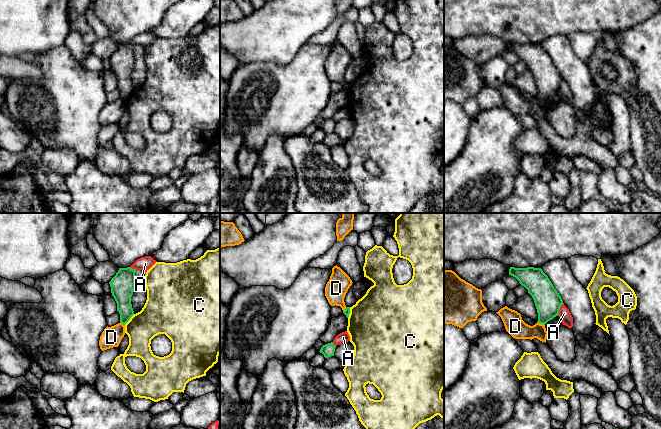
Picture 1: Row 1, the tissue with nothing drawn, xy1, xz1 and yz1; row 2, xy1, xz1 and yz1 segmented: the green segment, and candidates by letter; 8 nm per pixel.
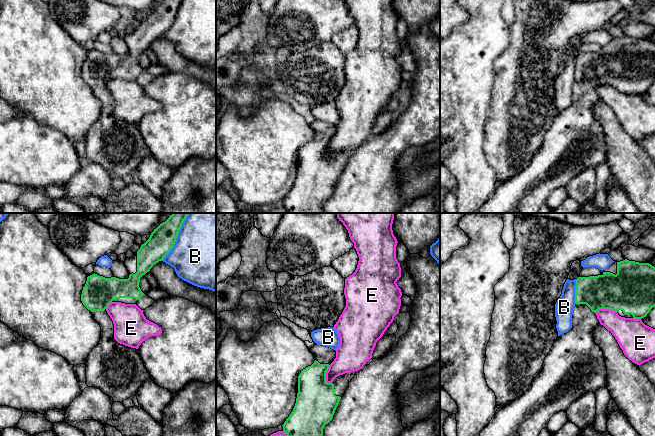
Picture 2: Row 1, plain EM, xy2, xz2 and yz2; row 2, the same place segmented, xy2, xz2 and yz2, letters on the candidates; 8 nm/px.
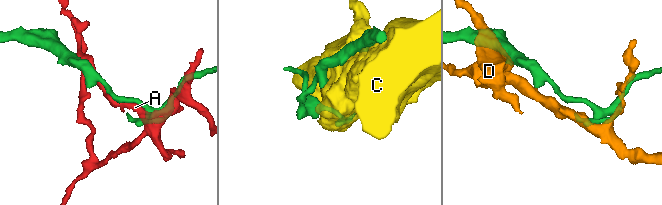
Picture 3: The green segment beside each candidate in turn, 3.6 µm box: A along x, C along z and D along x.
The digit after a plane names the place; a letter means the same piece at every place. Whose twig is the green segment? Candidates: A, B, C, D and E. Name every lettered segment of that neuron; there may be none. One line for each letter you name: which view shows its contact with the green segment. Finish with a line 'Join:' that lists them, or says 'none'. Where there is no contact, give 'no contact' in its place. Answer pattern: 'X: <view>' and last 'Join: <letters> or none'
Join: none

